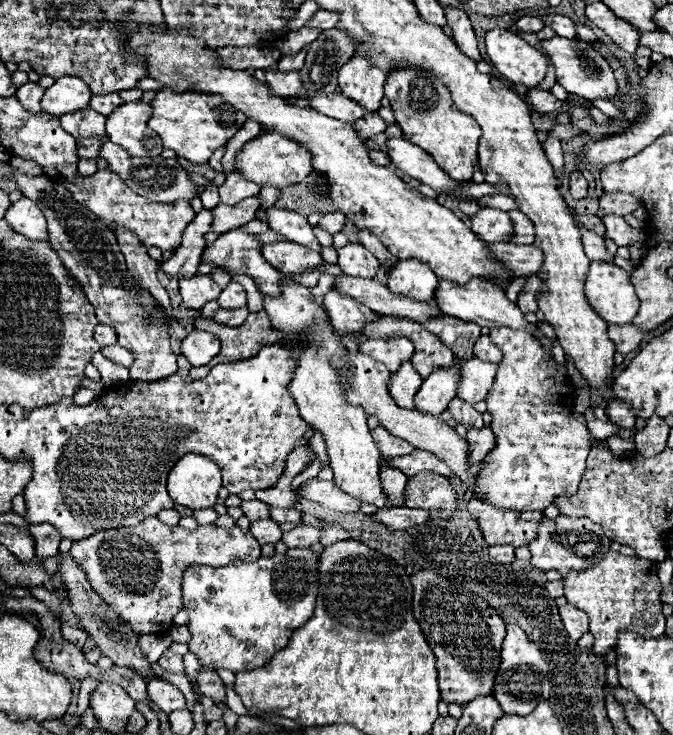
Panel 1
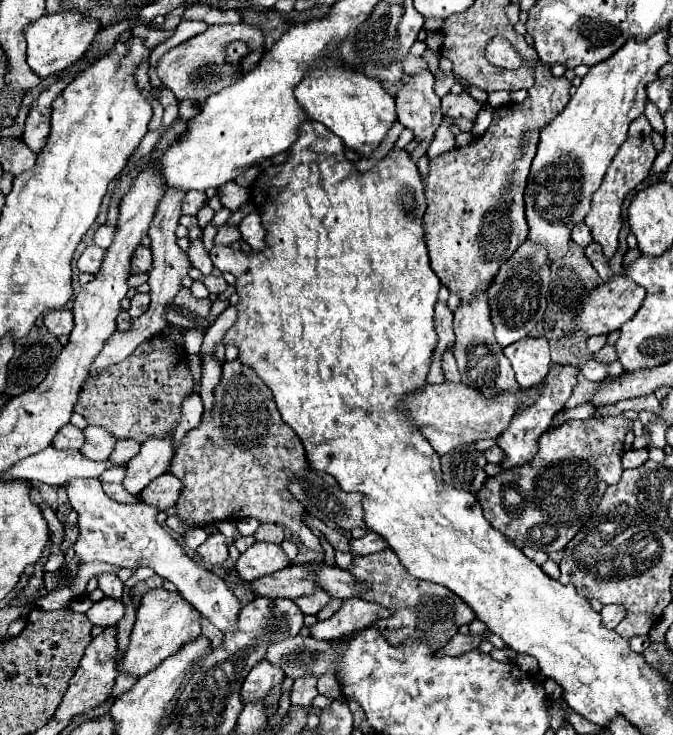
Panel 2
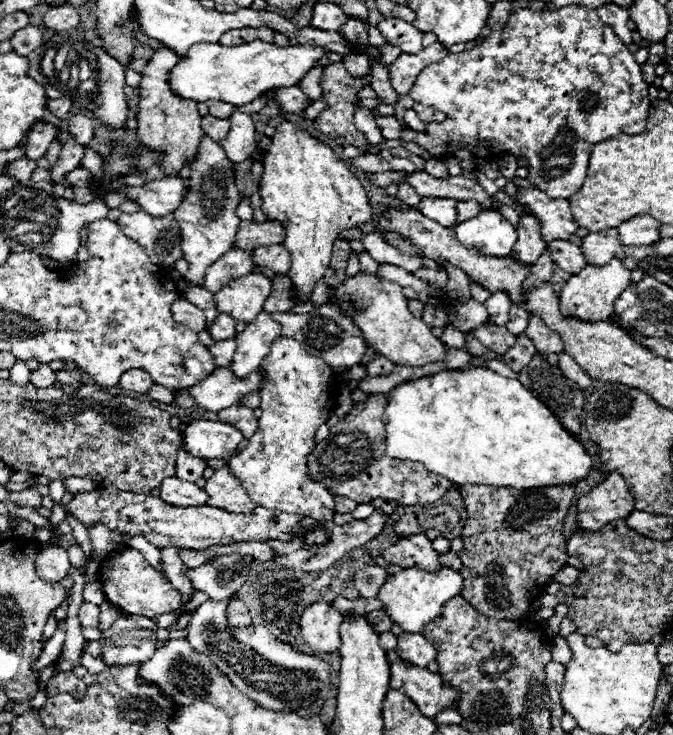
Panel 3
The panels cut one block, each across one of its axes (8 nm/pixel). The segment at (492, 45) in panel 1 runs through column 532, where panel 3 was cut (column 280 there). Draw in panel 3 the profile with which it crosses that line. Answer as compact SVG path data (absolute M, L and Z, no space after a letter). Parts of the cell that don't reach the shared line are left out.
M254 40L240 46L220 46L220 44L194 44L170 70L170 88L180 98L190 98L196 102L220 100L232 106L250 104L262 92L270 88L294 86L308 70L314 68L316 60L322 58L326 50L314 48L310 44L296 44L280 48L262 40Z

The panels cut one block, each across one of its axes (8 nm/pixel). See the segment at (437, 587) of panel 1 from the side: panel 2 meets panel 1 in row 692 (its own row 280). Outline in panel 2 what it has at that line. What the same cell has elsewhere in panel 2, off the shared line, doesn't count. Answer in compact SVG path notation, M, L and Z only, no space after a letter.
M540 60L534 62L534 80L524 102L496 108L492 126L478 140L430 160L424 240L432 270L460 300L474 298L476 292L490 286L500 266L526 240L524 188L536 156L540 130L568 106L572 88L572 80L552 76L550 66Z

